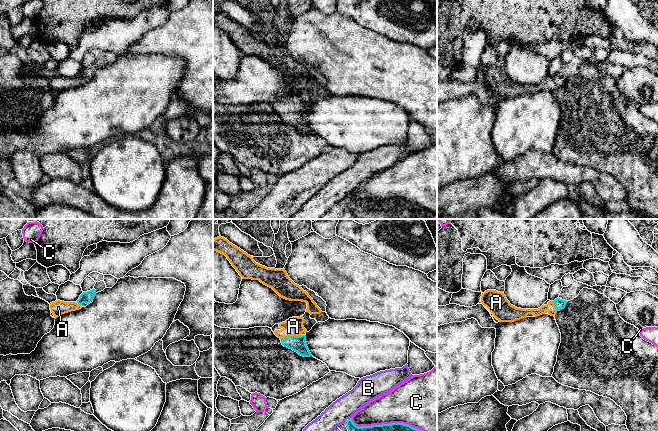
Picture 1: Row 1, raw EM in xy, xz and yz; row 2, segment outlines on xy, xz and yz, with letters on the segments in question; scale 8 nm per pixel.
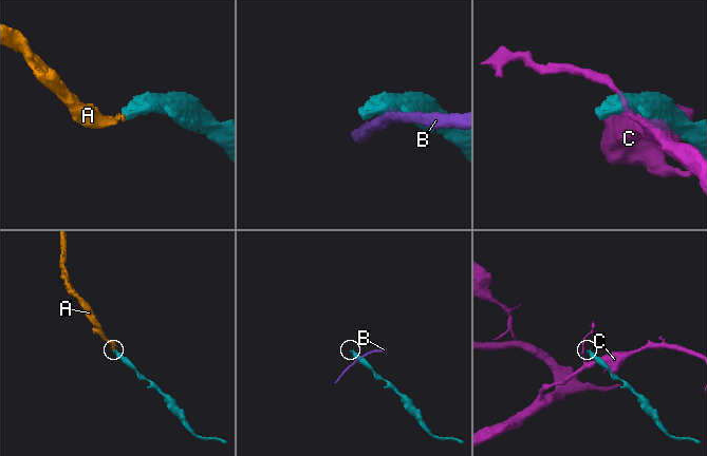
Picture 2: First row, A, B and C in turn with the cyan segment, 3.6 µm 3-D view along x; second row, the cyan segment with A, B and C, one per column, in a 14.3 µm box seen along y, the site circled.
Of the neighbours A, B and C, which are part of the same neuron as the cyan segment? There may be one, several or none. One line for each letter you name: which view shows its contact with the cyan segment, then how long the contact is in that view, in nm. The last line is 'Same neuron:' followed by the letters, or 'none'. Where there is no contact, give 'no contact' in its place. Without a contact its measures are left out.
A: contact in xz; length 180 nm
Same neuron: A

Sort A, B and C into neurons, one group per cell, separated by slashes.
A / B / C

